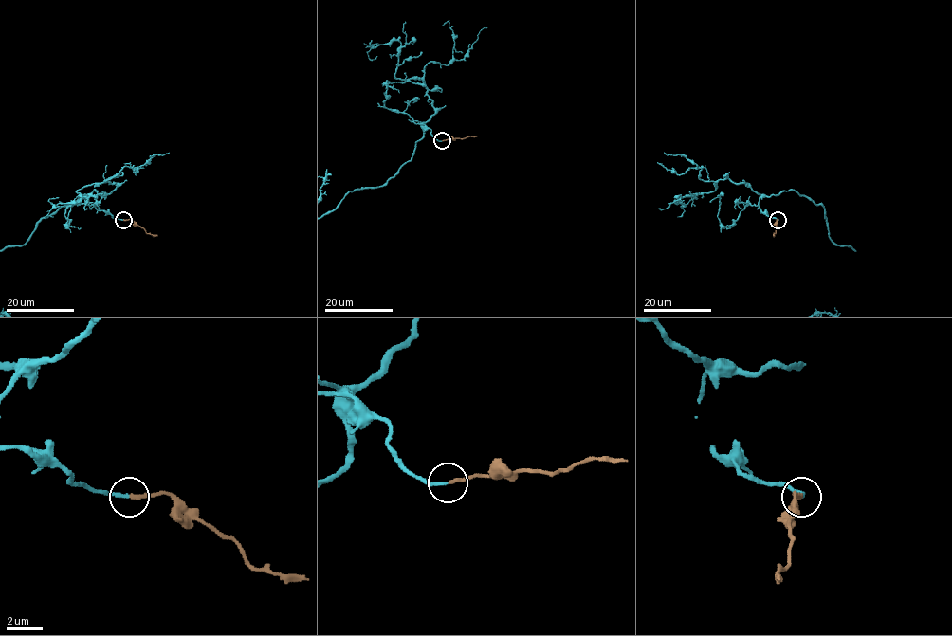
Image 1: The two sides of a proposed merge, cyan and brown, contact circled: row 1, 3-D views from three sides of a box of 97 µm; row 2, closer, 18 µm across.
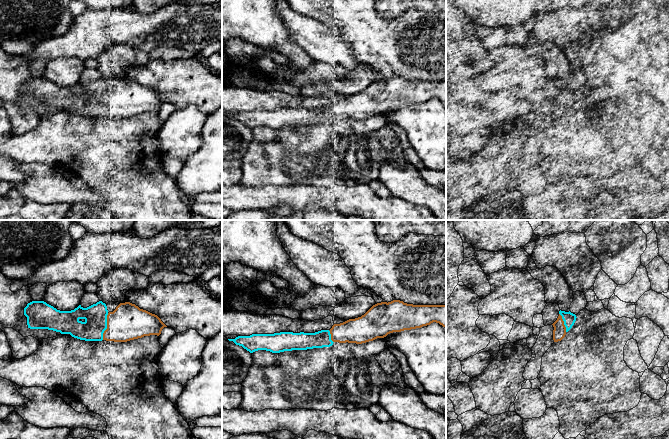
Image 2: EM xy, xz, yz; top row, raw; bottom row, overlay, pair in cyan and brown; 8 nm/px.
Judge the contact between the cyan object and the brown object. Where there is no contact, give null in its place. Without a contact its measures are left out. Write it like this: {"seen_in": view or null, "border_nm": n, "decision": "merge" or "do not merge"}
{"seen_in": "xy", "border_nm": 220, "decision": "merge"}

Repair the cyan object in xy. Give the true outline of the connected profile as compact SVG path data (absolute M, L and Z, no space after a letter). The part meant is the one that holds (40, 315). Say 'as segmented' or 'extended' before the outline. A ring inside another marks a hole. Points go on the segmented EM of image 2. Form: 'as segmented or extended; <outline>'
extended; M32 301L24 308L24 315L27 317L30 329L53 330L85 341L127 342L144 336L159 336L162 329L167 327L157 315L140 309L130 302L120 303L113 312L109 312L102 301L87 308L79 305L71 311L57 310L44 301Z

